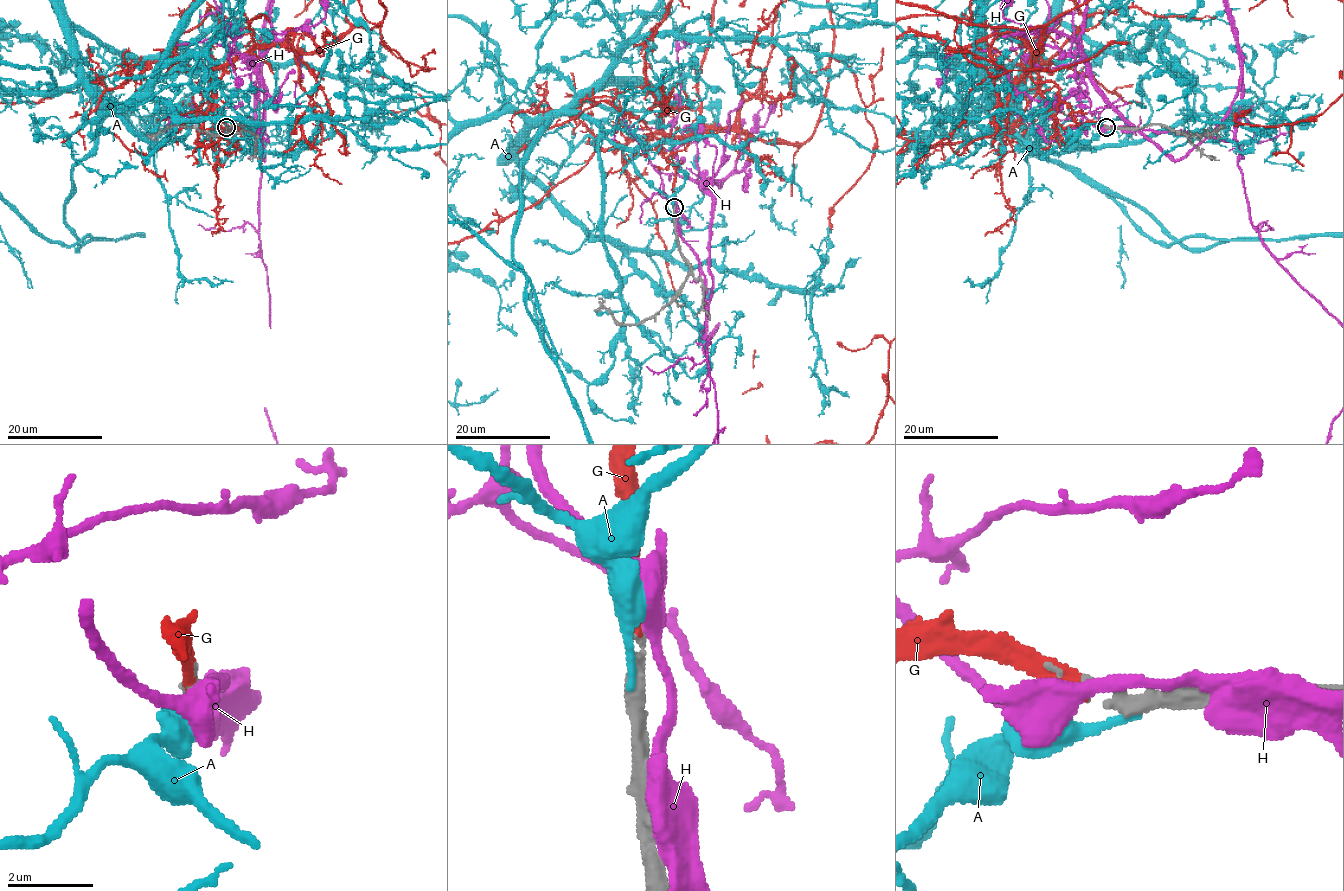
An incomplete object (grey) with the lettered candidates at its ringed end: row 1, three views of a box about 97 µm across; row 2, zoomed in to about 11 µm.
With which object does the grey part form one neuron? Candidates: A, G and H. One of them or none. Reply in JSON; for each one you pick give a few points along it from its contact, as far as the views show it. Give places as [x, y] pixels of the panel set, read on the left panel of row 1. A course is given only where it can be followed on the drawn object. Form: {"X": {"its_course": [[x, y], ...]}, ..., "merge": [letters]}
{"merge": ["G"]}

